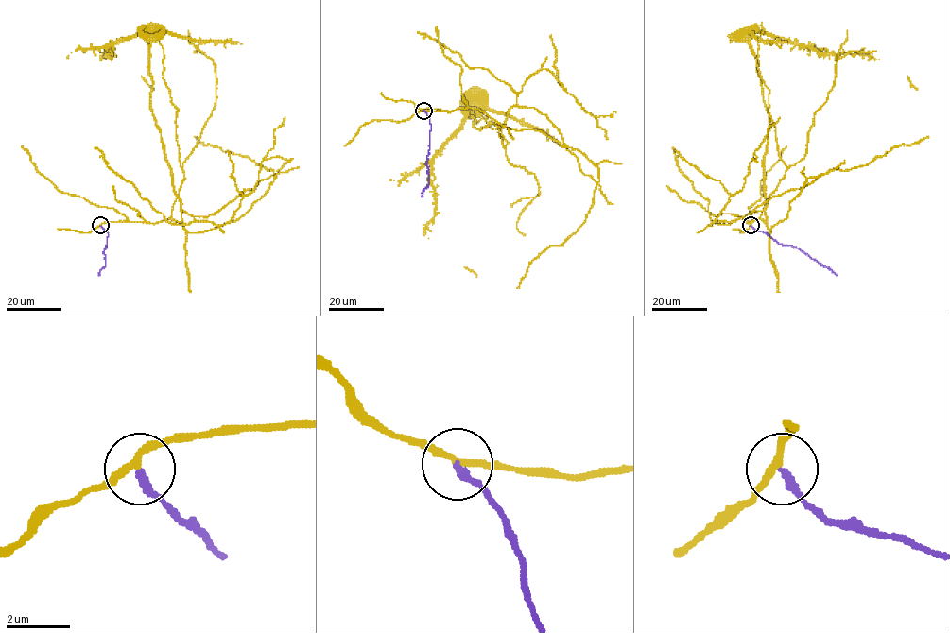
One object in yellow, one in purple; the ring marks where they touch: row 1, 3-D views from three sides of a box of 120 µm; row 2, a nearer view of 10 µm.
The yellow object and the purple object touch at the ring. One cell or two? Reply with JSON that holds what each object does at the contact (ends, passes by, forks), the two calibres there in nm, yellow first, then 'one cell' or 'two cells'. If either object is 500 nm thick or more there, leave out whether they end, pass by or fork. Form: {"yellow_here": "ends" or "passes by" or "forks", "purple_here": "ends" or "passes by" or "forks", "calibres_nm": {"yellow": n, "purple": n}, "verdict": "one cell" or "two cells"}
{"yellow_here": "passes by", "purple_here": "ends", "calibres_nm": {"yellow": 200, "purple": 240}, "verdict": "one cell"}

